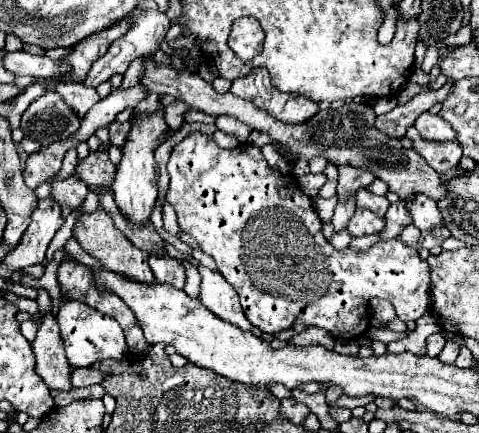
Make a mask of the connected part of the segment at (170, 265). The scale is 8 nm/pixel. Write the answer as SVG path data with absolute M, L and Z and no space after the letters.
M150 256L150 268L152 268L152 274L158 282L172 284L174 288L184 288L186 272L182 266L176 266L176 262L168 262L168 258Z

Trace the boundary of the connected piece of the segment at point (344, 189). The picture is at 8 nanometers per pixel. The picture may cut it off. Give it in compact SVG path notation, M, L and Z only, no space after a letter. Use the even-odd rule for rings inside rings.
M342 166L338 168L340 178L338 178L338 190L336 198L340 202L348 202L360 188L366 188L374 178L368 174L368 170L352 170L352 166Z

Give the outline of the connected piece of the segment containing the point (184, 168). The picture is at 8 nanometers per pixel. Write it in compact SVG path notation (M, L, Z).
M190 132L172 148L168 160L170 188L168 202L178 214L178 224L200 246L202 252L216 260L218 272L234 286L240 296L246 318L262 332L276 334L292 326L296 318L306 324L332 332L334 338L356 338L368 328L368 300L386 298L396 308L400 320L418 320L428 312L430 266L420 258L416 248L404 246L400 240L378 242L370 252L336 250L322 234L322 222L312 208L312 200L300 192L294 178L276 174L264 160L258 146L244 144L234 150L222 150L212 136Z

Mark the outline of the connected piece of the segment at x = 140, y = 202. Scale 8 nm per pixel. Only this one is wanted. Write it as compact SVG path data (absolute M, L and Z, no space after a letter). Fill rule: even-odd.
M164 106L158 108L158 112L150 116L138 114L132 122L132 130L128 134L128 142L124 144L124 156L116 168L116 176L112 182L112 194L118 210L122 216L132 222L132 224L148 224L150 214L154 210L156 198L158 198L158 172L156 172L156 162L154 162L154 150L160 144L162 134L170 130L164 122Z

